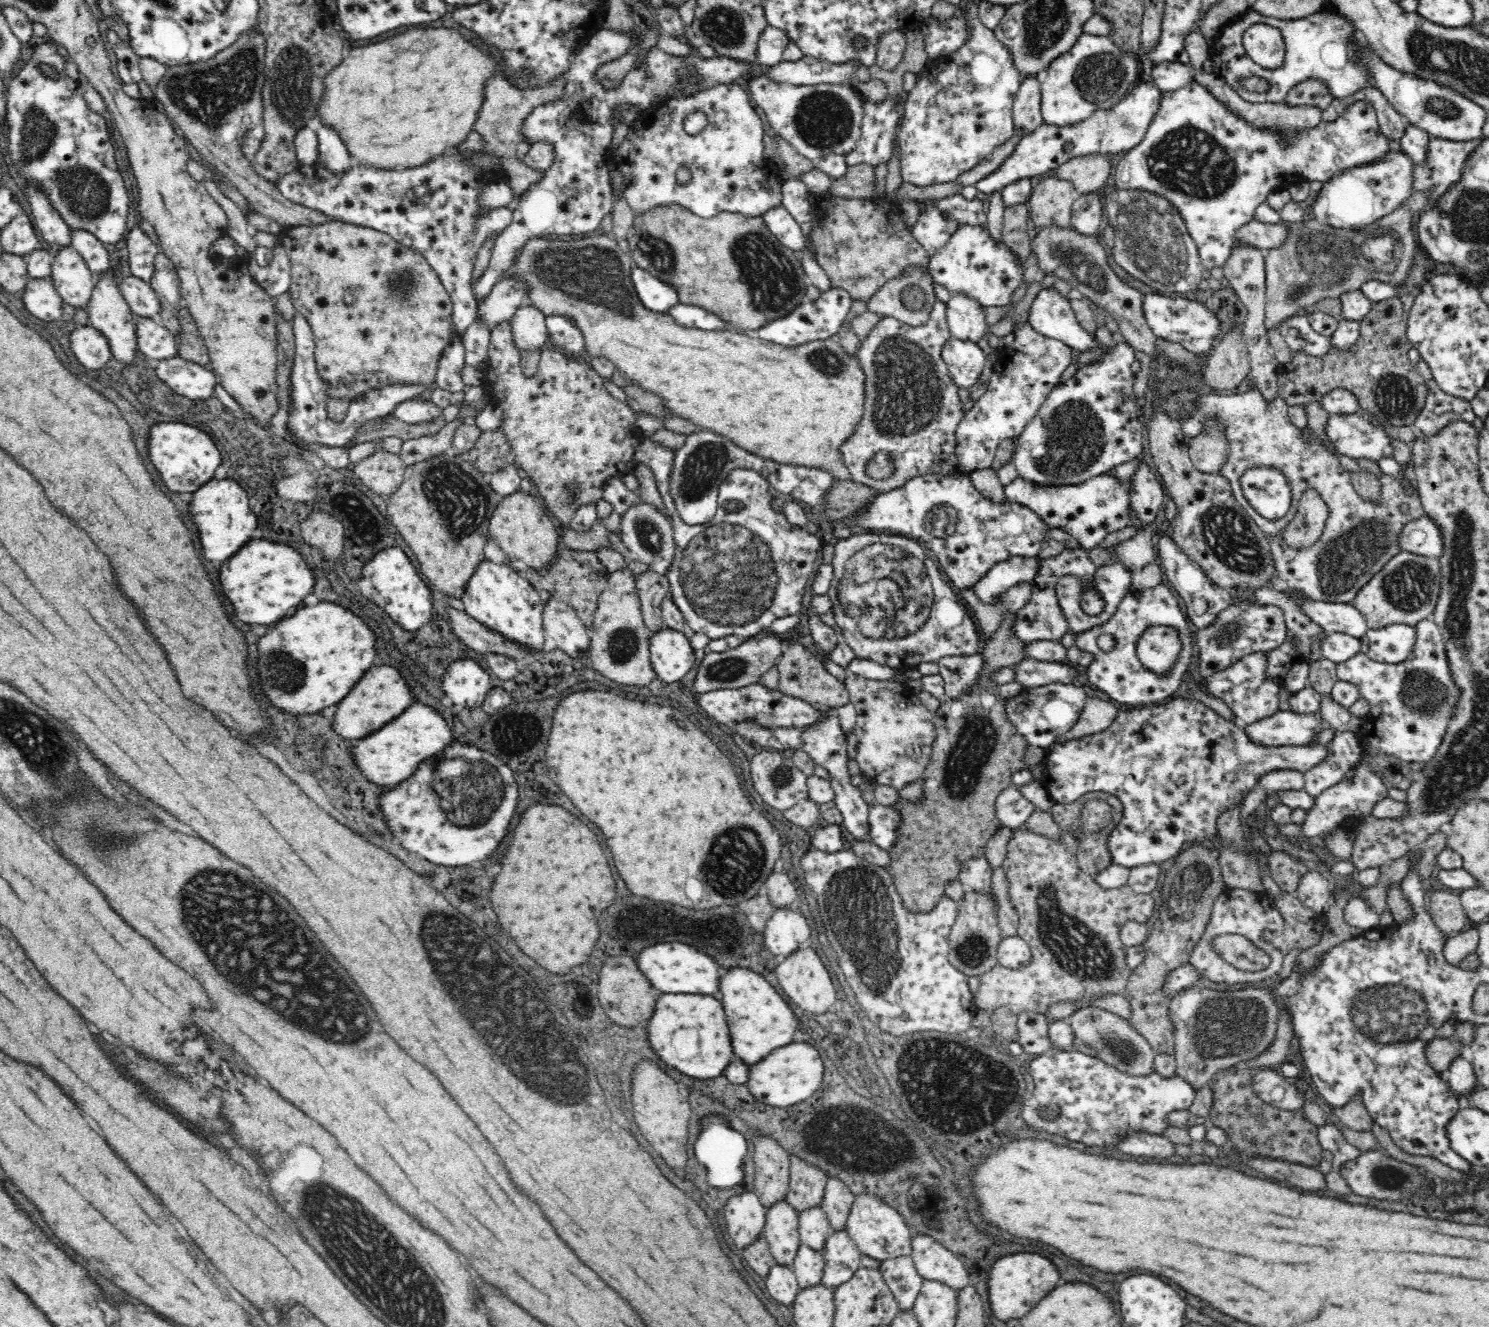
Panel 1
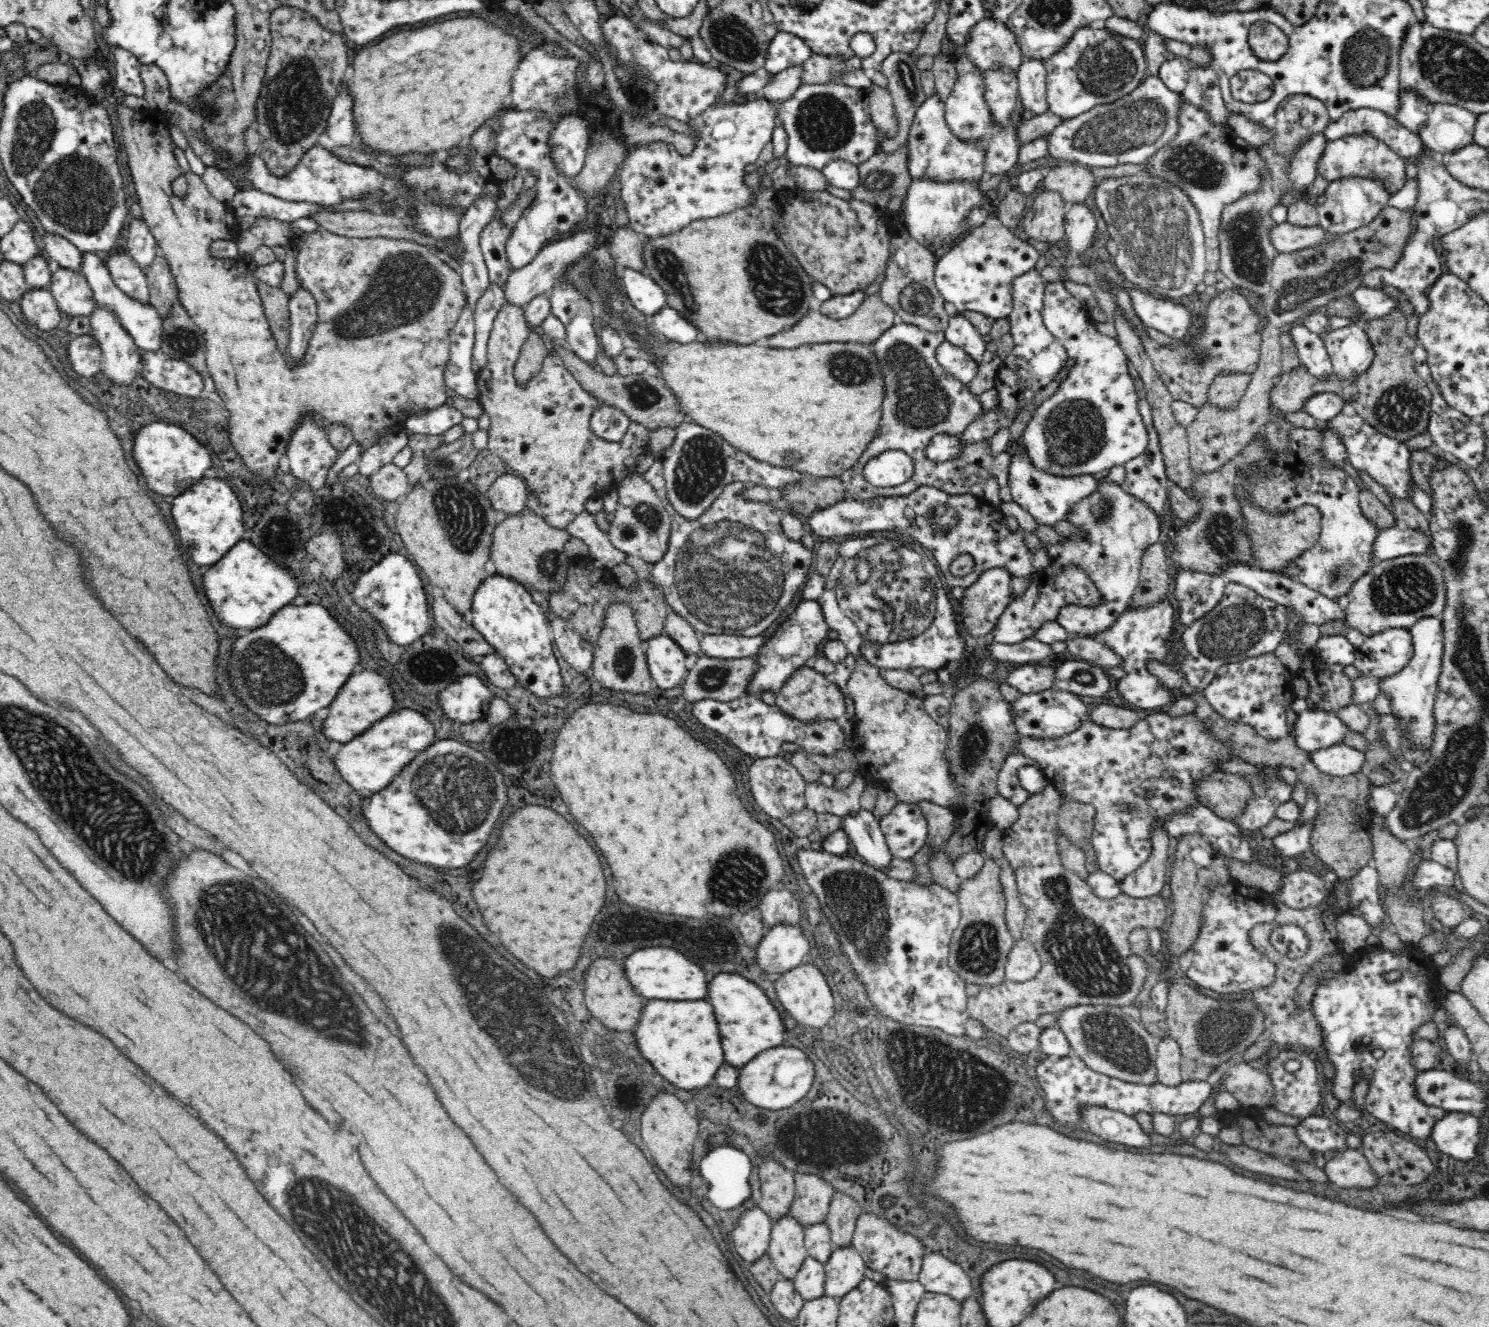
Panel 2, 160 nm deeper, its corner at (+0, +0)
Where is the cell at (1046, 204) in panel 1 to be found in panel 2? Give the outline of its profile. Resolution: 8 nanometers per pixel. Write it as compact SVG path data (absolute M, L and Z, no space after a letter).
M1043 190L1030 210L1023 213L1019 226L1029 238L1057 247L1065 239L1064 216L1067 207L1060 193Z

